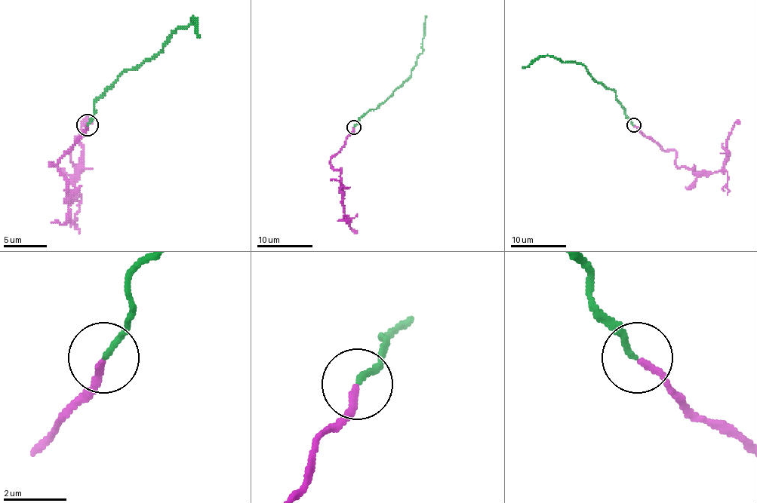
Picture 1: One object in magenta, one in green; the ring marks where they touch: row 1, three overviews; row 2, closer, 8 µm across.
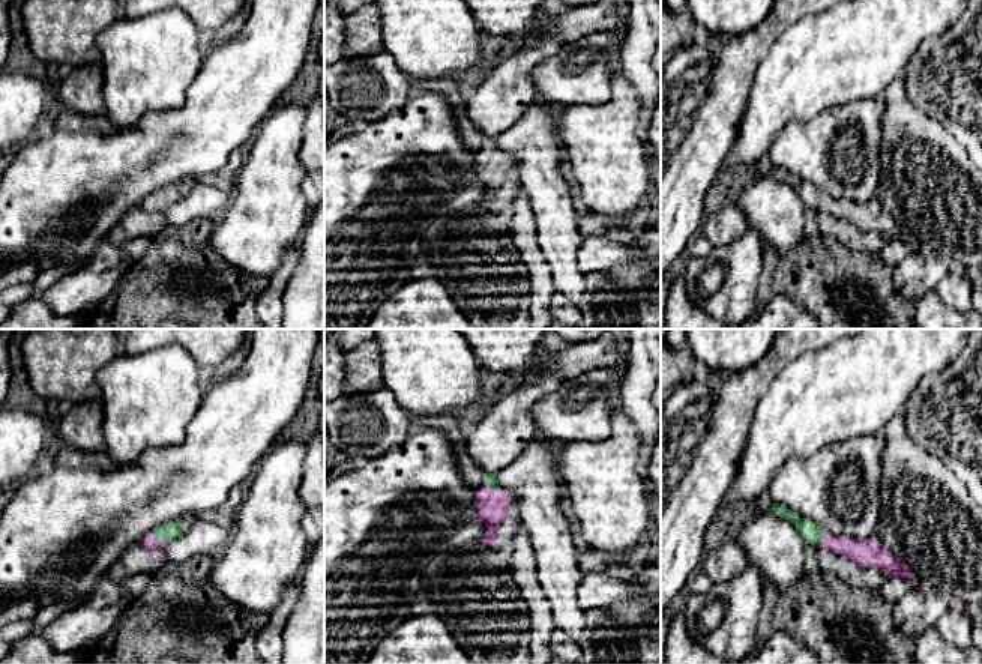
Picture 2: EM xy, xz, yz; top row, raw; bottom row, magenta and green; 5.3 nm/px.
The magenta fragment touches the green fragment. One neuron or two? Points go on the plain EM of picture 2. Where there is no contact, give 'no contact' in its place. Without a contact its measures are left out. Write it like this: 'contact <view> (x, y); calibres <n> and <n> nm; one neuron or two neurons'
contact xy (156, 203); calibres 70 and 100 nm; one neuron

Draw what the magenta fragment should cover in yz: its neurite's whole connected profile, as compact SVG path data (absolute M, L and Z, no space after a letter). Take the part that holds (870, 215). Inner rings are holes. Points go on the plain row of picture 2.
M772 167L772 176L779 182L790 185L805 206L809 206L821 213L830 213L841 218L860 230L878 231L889 242L911 242L910 231L887 215L875 200L868 203L856 203L848 198L833 198L811 183L803 183L787 170Z

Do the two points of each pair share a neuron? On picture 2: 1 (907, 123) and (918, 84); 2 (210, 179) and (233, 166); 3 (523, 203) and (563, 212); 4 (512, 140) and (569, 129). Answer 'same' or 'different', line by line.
1: different
2: same
3: different
4: different

